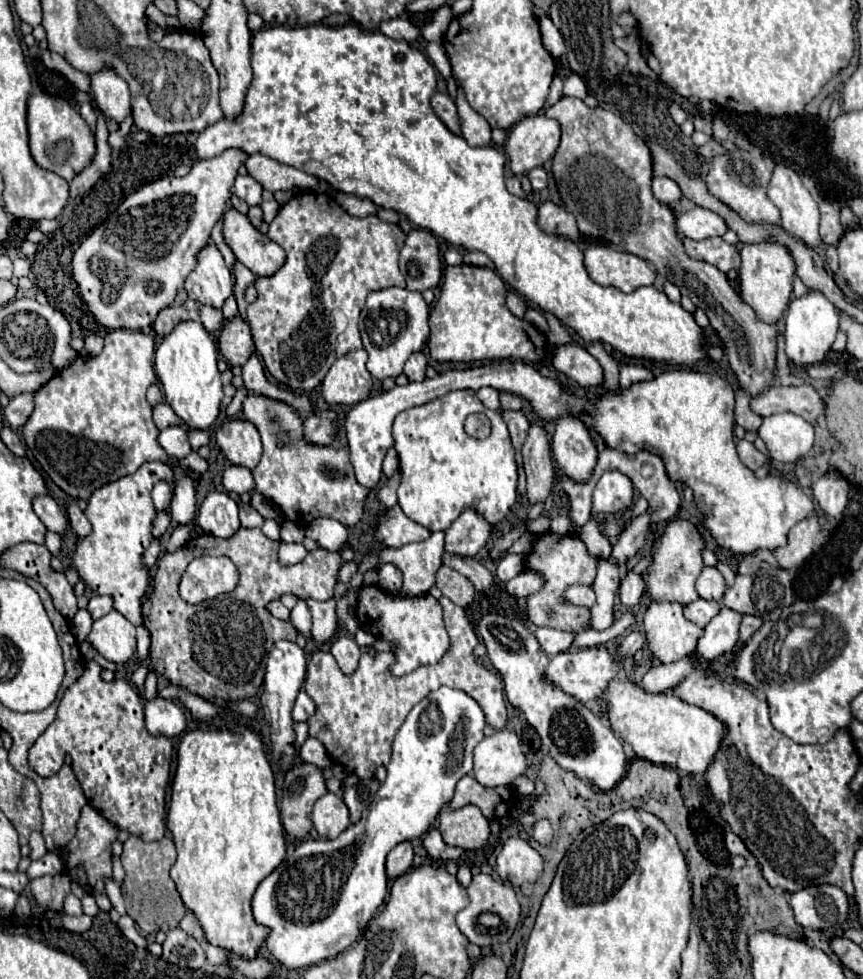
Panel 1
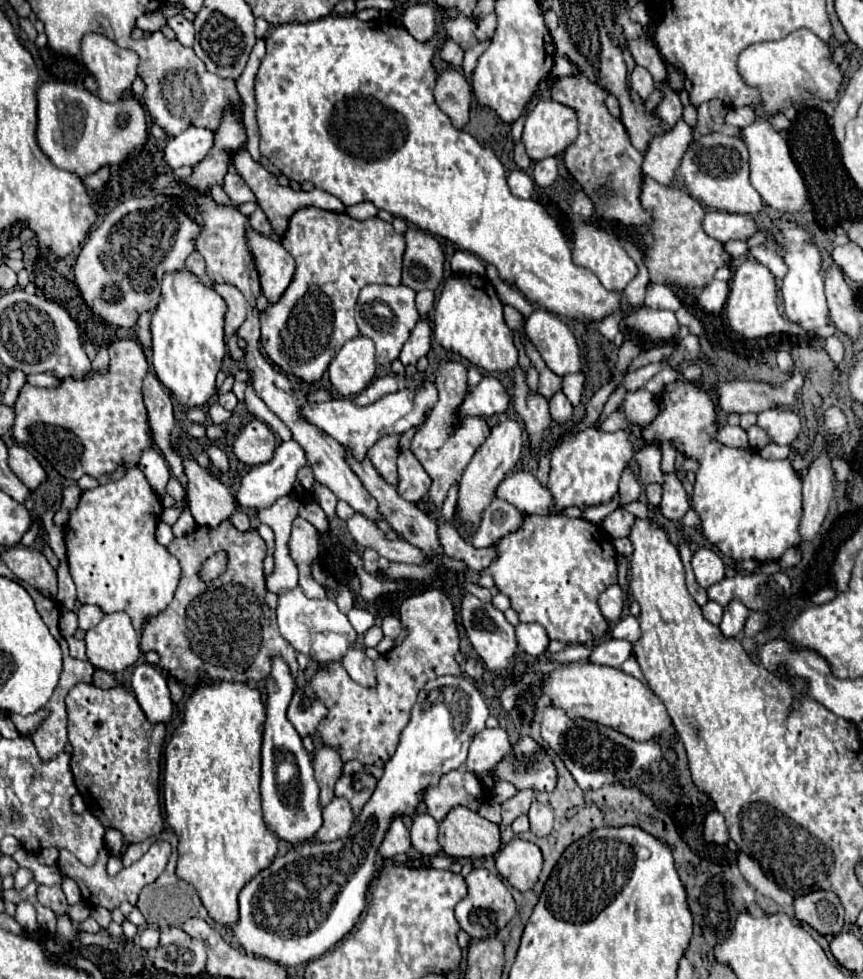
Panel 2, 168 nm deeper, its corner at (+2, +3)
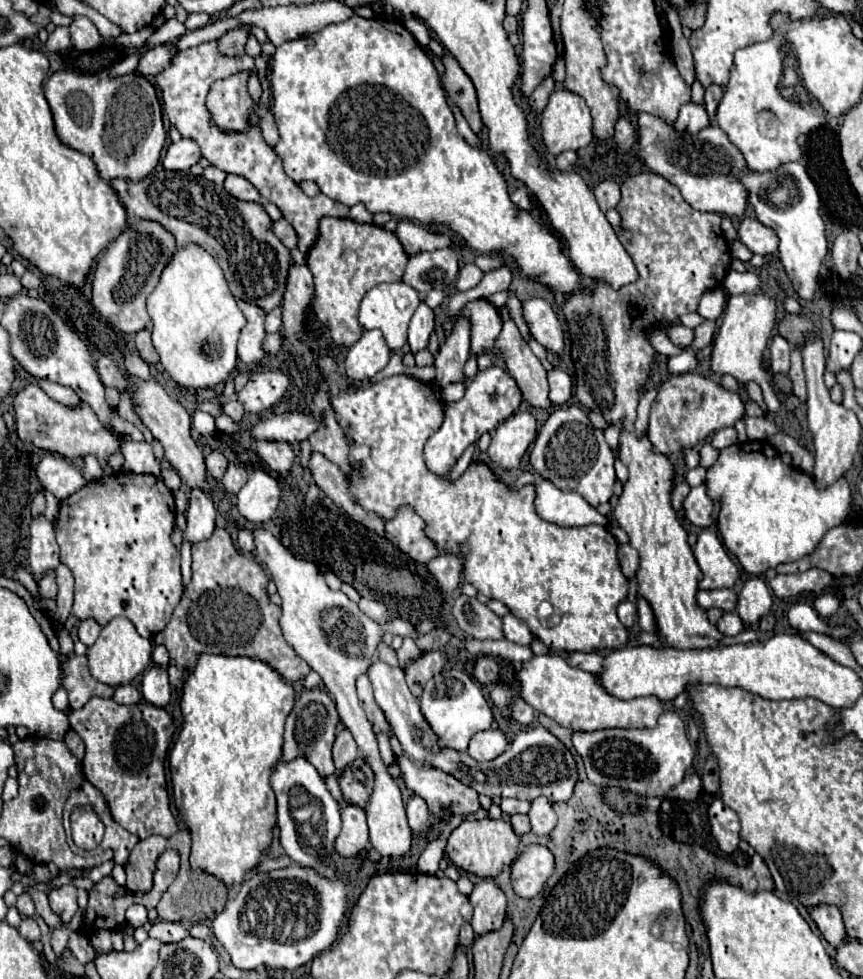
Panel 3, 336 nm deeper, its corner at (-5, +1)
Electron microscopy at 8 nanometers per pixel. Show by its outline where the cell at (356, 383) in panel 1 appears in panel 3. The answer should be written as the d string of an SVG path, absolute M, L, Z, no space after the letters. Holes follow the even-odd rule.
M378 329L364 331L362 337L350 347L344 359L346 375L352 381L362 383L386 367L390 353L392 351L388 349L388 343L384 341L384 335Z

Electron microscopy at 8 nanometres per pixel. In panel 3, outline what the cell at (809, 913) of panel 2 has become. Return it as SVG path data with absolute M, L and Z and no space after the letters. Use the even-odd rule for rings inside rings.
M820 905L820 907L812 907L810 915L814 919L814 923L818 925L820 933L824 935L824 939L832 945L838 947L844 937L846 937L846 929L844 929L844 921L842 921L842 913L838 911L838 907L832 905Z

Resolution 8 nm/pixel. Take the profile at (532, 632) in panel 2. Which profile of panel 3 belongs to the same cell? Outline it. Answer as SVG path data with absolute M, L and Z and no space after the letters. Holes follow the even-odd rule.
M510 613L502 617L502 633L504 633L504 639L520 645L530 645L530 641L534 639L528 625Z

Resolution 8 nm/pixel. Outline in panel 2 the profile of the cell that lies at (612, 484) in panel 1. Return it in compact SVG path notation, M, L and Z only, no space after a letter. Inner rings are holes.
M595 427L581 431L575 437L565 437L557 445L551 457L549 473L549 491L553 495L553 513L561 513L571 505L601 505L609 503L621 479L621 471L627 467L627 461L633 457L633 443L629 431L605 433Z

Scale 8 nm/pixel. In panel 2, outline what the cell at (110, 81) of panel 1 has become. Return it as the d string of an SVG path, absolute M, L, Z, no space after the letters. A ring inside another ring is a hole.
M97 33L85 35L83 43L81 43L81 59L83 59L83 65L87 67L87 71L97 81L99 99L103 99L107 103L115 103L117 99L121 99L129 91L131 83L137 77L137 63L139 63L137 53L119 47L117 43L113 43L105 35L97 35Z

